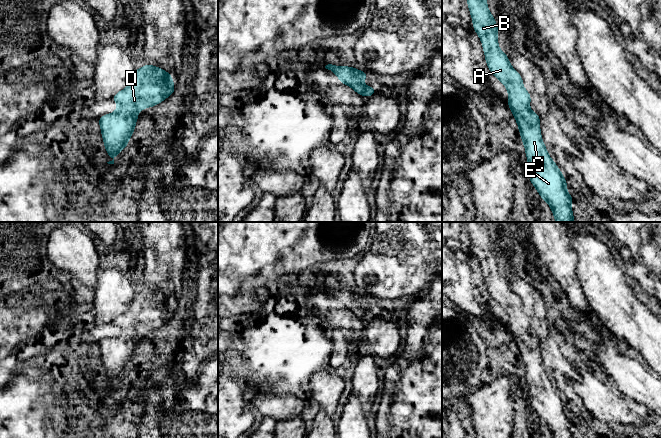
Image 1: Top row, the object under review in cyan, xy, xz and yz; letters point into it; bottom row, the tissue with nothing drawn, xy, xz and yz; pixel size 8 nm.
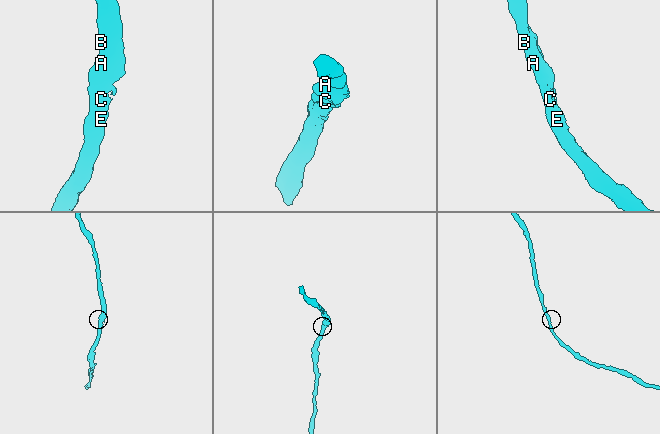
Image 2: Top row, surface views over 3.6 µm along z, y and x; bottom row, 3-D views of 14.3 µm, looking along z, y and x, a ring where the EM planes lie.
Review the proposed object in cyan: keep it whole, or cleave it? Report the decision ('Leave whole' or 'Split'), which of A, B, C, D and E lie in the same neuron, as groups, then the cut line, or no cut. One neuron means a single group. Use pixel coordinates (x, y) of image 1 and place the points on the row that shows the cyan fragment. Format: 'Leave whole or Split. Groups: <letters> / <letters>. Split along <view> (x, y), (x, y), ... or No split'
Leave whole. Groups: A B C D E. No split

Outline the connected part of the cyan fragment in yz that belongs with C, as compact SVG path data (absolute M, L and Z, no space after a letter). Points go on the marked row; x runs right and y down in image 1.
M467 0L467 4L472 17L473 29L482 42L486 64L493 76L499 79L508 90L507 103L518 124L520 136L525 147L529 180L538 191L540 197L550 206L556 222L574 222L571 203L575 198L568 194L567 182L556 163L549 156L542 141L540 116L529 108L531 95L524 88L521 75L510 65L507 53L499 49L499 28L495 22L495 17L487 7L487 0Z

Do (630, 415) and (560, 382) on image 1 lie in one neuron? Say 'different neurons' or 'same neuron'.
different neurons

